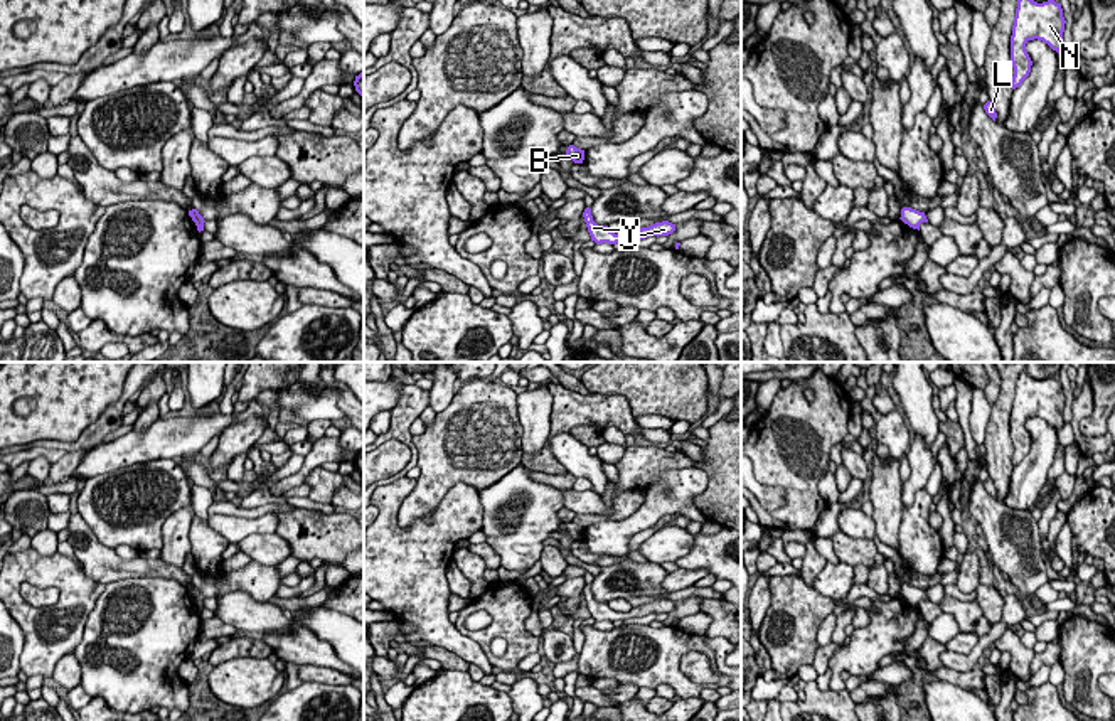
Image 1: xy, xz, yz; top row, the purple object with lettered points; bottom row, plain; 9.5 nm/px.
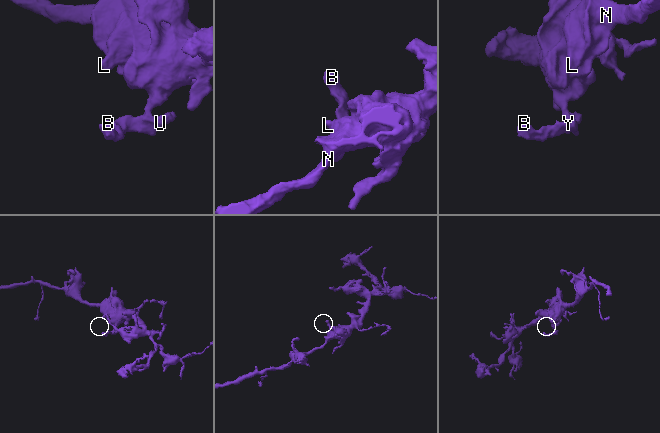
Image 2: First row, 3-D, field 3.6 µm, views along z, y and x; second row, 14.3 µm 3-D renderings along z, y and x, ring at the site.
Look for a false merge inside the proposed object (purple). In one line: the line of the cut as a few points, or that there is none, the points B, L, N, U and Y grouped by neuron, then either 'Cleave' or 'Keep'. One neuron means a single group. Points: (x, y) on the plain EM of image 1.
No split. Groups: B L N U Y. Keep

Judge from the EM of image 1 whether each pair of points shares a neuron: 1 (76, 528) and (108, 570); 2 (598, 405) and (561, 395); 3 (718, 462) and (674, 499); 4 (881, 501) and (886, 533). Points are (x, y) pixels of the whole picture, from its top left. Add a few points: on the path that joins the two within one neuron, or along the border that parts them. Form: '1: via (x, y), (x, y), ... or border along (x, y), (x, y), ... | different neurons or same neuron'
1: via (88, 534), (91, 553), (96, 558) | same neuron
2: via (590, 405), (570, 403) | same neuron
3: border along (667, 469), (706, 474), (694, 499), (701, 511) | different neurons
4: via (886, 509), (886, 524) | same neuron

